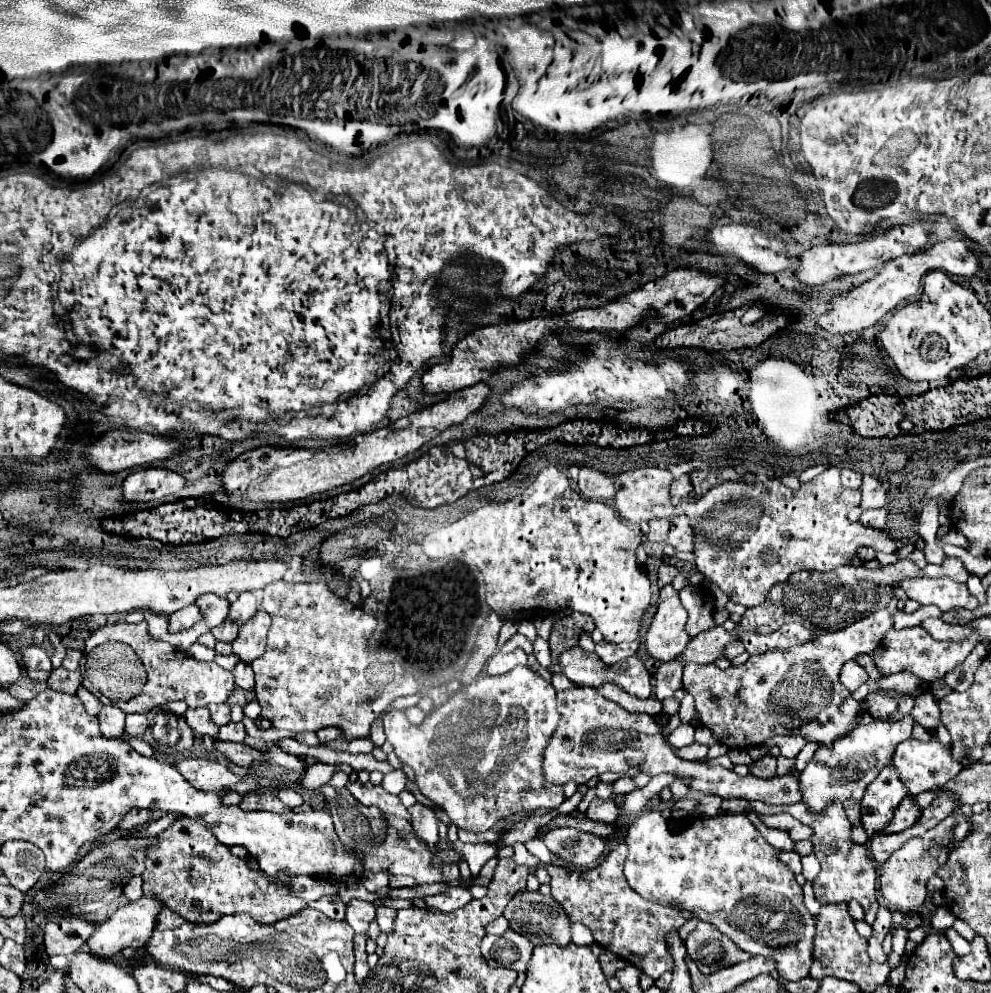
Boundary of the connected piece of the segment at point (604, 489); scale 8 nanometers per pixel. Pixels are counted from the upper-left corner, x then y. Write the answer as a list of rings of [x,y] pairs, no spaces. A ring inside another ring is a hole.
[[[590,468],[580,469],[580,478],[578,478],[578,488],[584,494],[584,498],[592,500],[610,500],[616,494],[614,488],[614,476],[612,479],[606,478],[606,474],[599,470],[590,470]]]

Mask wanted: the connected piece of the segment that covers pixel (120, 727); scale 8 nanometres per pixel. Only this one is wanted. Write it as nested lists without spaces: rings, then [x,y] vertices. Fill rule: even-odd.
[[[114,704],[102,706],[102,710],[98,714],[102,736],[106,736],[106,738],[122,738],[122,734],[124,734],[124,718],[126,718],[126,714],[118,706],[114,706]]]

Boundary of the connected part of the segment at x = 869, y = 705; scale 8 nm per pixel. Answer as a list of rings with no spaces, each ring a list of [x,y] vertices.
[[[868,694],[864,698],[866,702],[866,712],[874,718],[874,720],[888,720],[894,712],[896,712],[896,706],[898,702],[892,698],[892,696],[886,696],[886,694]]]

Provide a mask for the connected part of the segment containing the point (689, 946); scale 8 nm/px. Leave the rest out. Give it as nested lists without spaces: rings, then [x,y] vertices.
[[[698,922],[696,930],[686,936],[684,946],[688,956],[696,962],[698,970],[706,976],[714,974],[714,964],[728,968],[752,958],[748,952],[740,950],[730,938],[726,938],[706,922]]]

